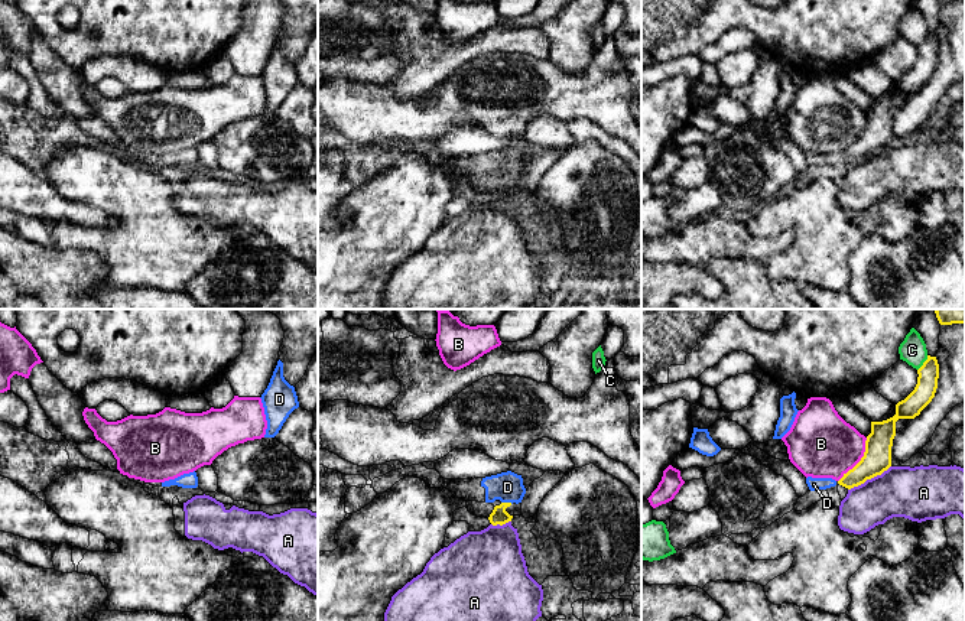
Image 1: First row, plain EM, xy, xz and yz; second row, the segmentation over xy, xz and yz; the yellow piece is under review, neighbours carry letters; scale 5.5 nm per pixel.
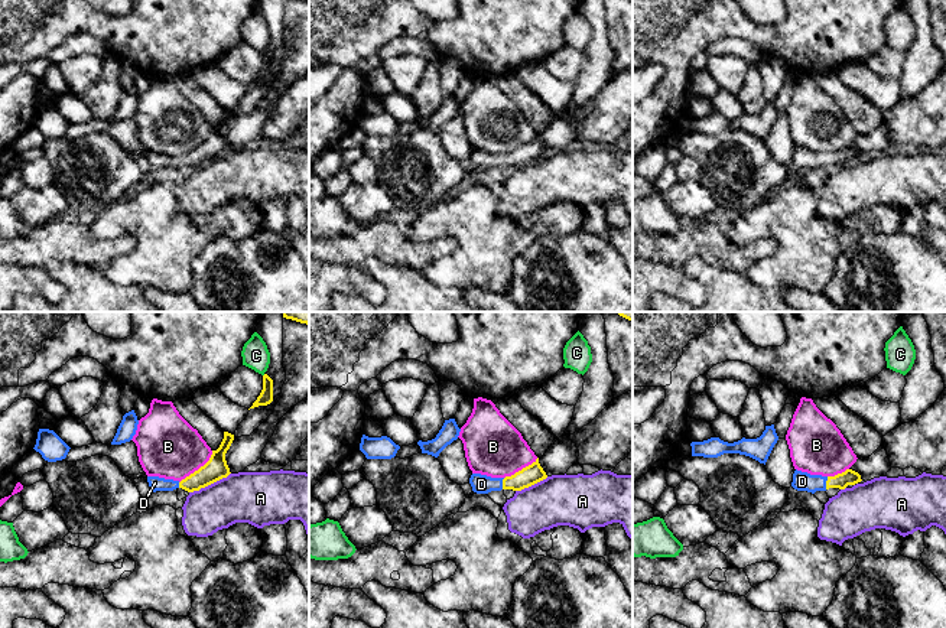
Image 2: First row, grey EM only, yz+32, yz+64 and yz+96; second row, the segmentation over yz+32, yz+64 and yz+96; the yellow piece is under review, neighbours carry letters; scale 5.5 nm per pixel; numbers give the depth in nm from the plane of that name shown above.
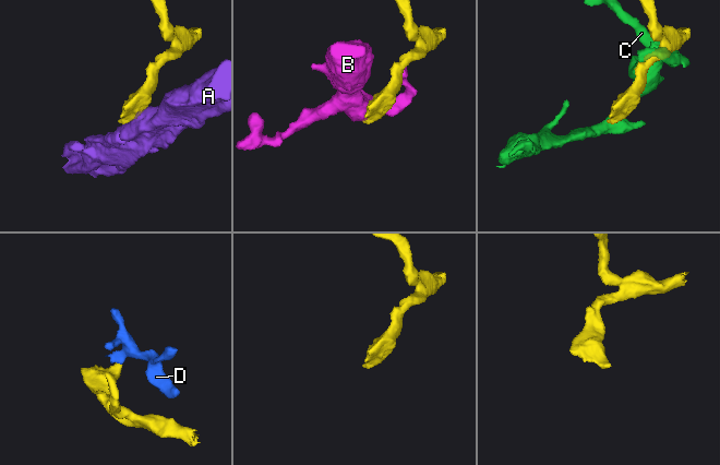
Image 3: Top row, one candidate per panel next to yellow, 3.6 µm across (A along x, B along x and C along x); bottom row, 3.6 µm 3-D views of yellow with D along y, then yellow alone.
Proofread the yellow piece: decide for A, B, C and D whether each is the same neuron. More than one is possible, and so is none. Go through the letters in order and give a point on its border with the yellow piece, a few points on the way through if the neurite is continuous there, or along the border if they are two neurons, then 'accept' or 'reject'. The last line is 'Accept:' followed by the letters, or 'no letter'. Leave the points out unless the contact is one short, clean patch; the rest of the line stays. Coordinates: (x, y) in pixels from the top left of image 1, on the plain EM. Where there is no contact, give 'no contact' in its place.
A: yz (868, 155) | along yz (890, 142), (880, 150), (848, 166) | reject
B: yz (861, 136) | along yz (867, 114), (864, 132), (838, 158) | reject
C: yz (923, 39) | reject
D: xz (507, 179) | across xz (499, 192), (499, 188), (507, 179), (507, 163) | accept
Accept: D

